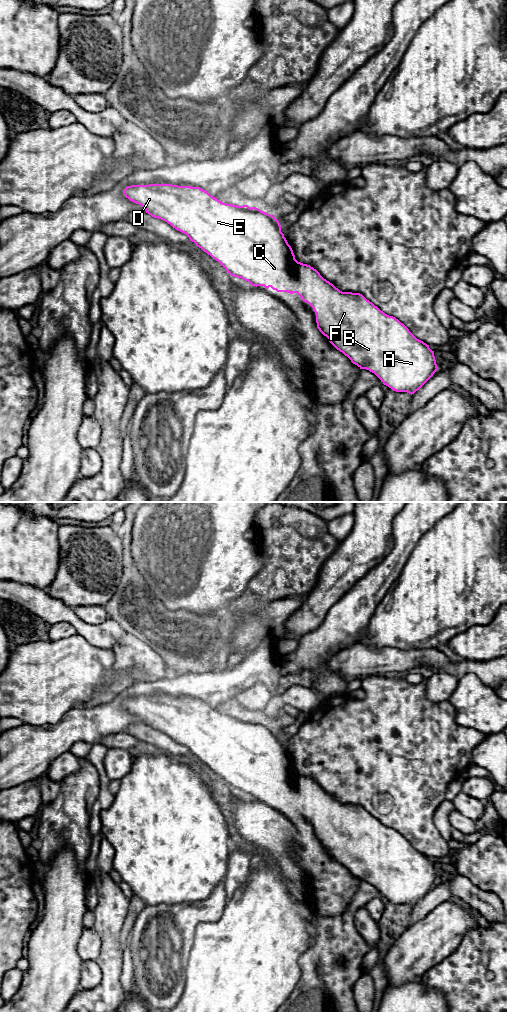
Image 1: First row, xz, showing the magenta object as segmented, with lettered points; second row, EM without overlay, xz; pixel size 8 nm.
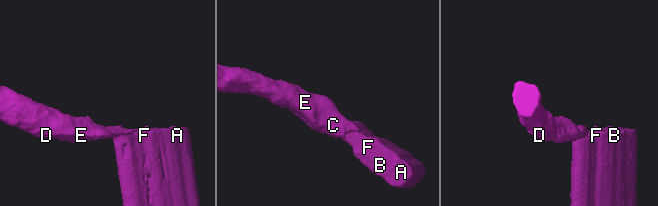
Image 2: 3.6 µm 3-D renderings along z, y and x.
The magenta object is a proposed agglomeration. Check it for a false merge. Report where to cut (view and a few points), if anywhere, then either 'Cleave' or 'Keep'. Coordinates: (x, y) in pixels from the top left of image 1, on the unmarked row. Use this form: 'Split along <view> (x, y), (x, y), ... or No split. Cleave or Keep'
No split. Keep

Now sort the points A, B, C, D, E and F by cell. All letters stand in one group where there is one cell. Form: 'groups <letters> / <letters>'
groups A B C D E F

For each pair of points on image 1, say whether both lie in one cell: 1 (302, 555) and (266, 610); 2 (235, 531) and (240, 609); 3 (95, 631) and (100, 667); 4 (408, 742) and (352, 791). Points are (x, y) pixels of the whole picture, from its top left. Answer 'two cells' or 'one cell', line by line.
1: two cells
2: two cells
3: two cells
4: one cell

